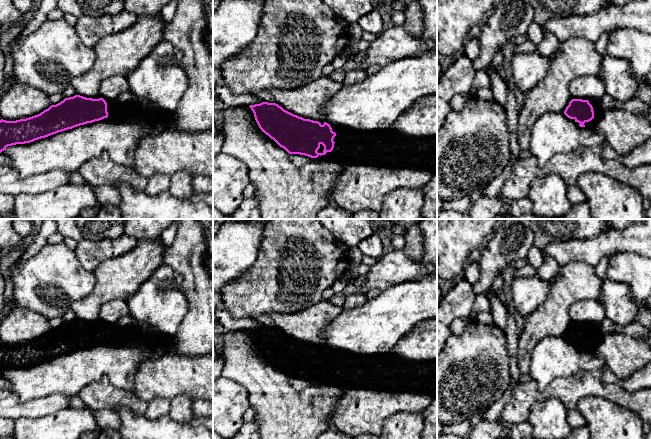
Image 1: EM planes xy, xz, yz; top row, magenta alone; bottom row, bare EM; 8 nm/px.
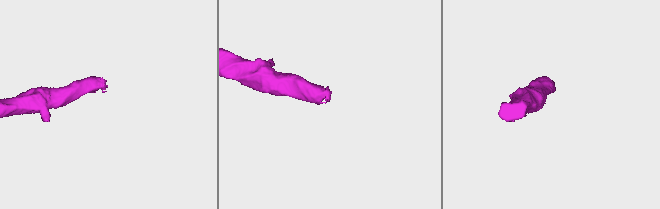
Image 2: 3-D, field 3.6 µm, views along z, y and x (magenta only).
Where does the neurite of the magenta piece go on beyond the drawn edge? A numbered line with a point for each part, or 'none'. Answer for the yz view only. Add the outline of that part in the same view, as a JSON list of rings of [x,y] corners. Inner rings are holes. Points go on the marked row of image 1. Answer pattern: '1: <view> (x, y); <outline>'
1: yz (591, 124); [[[586,99],[586,100],[588,100],[589,103],[593,107],[594,118],[589,122],[585,122],[584,125],[585,125],[585,127],[594,129],[598,120],[599,120],[599,118],[601,117],[601,109],[600,109],[599,101],[594,100],[594,99]]]

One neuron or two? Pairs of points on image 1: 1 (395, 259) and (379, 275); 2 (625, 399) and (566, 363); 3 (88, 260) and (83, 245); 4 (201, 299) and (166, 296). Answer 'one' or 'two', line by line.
1: one
2: two
3: one
4: two

